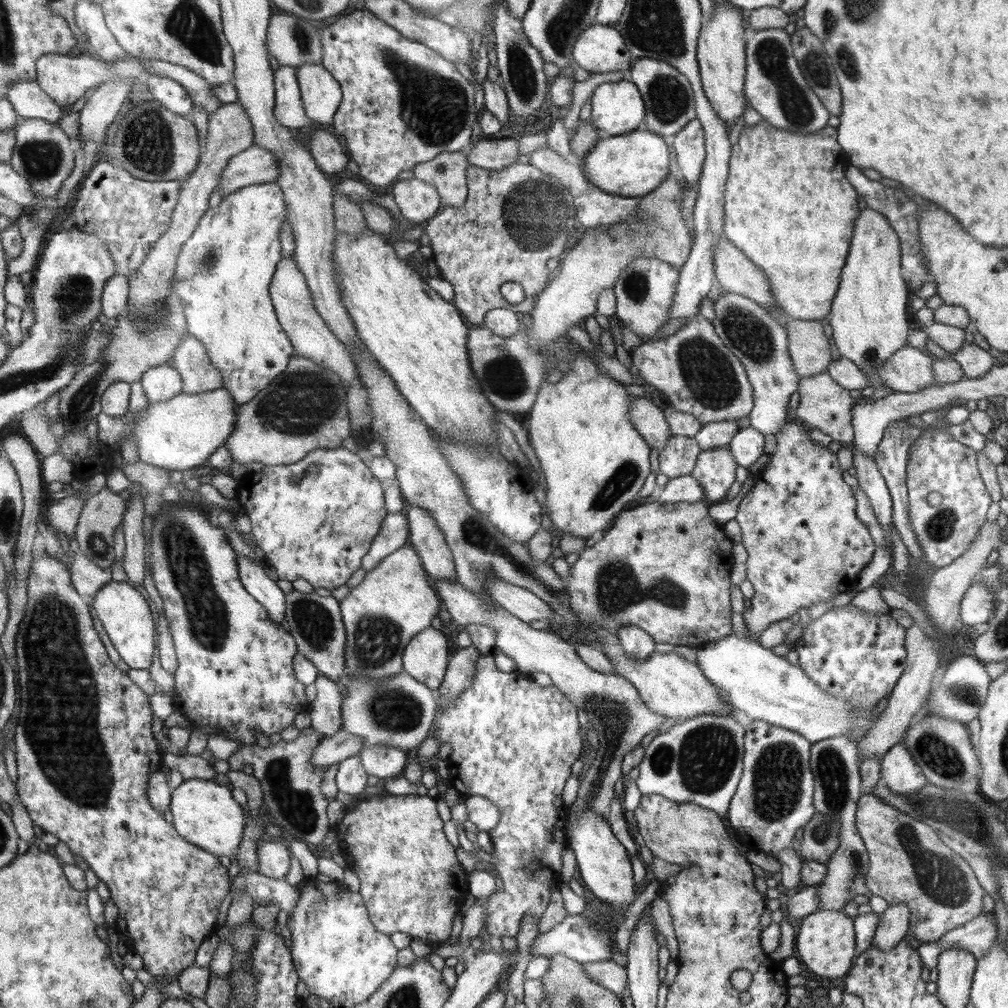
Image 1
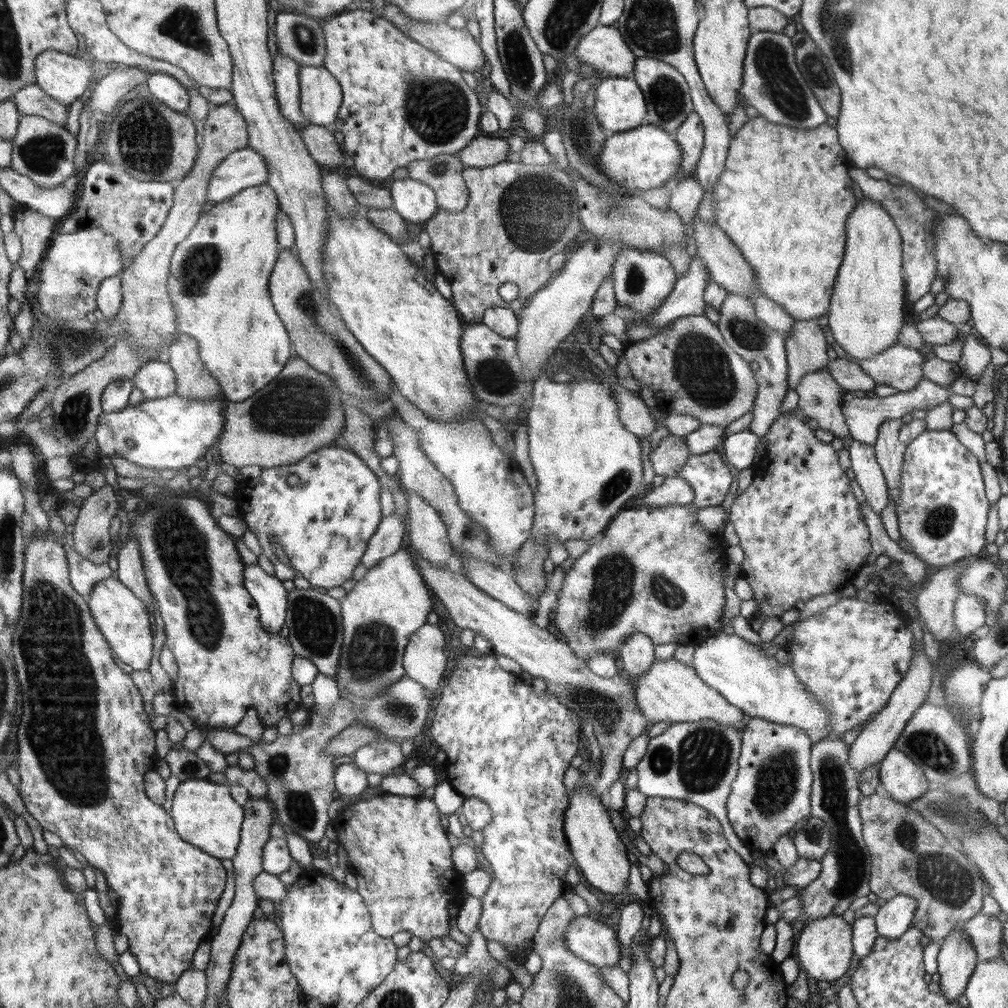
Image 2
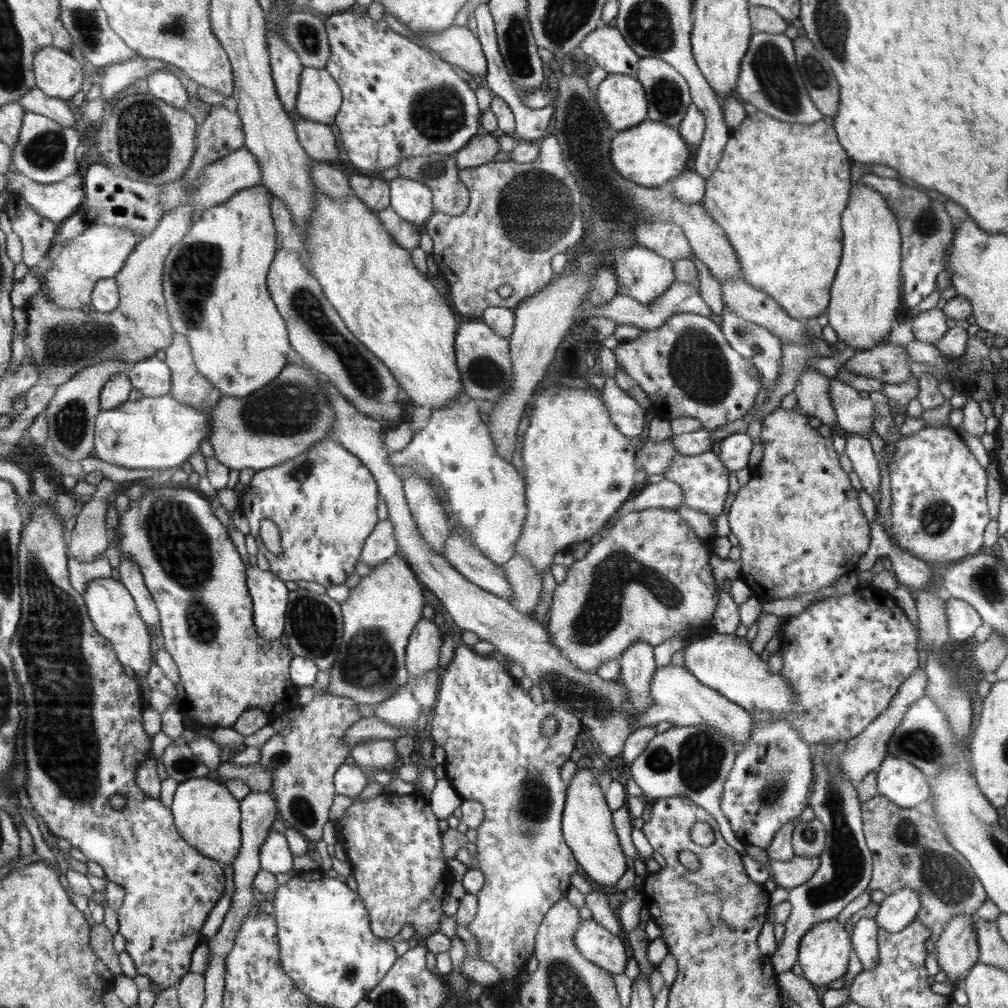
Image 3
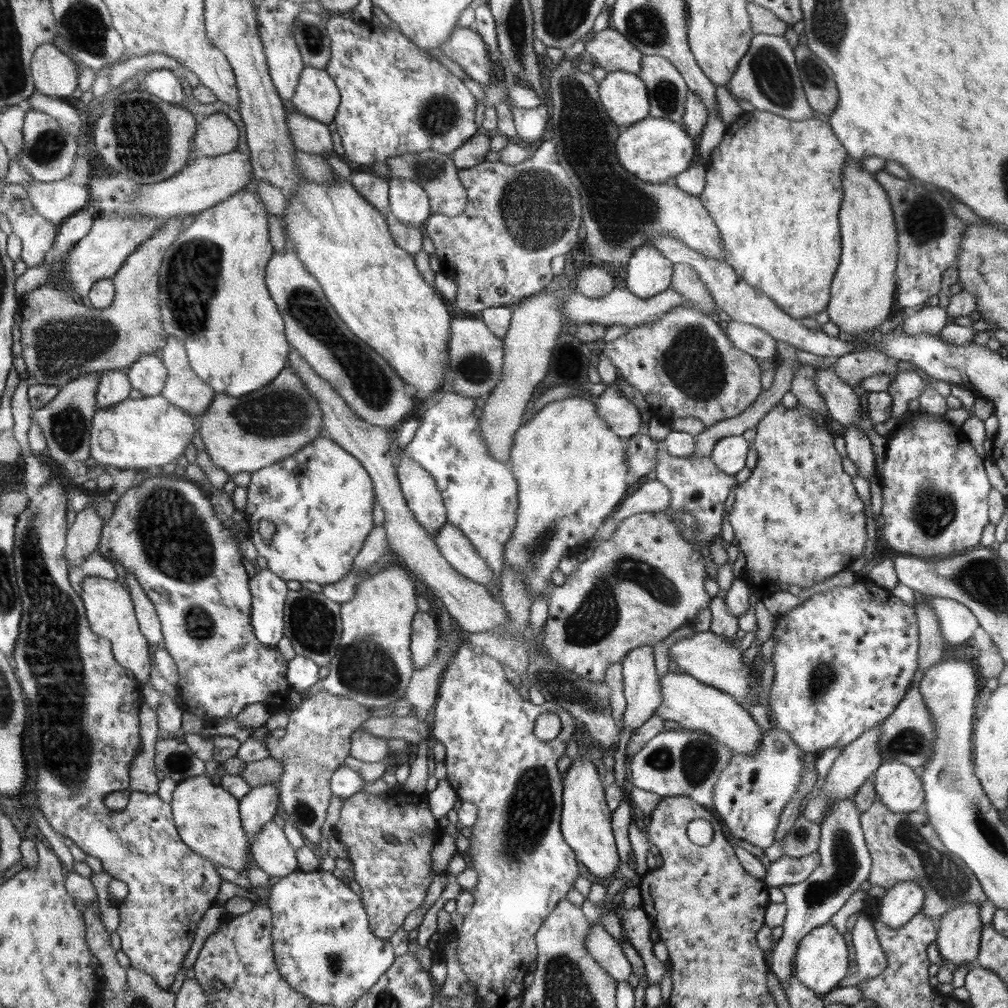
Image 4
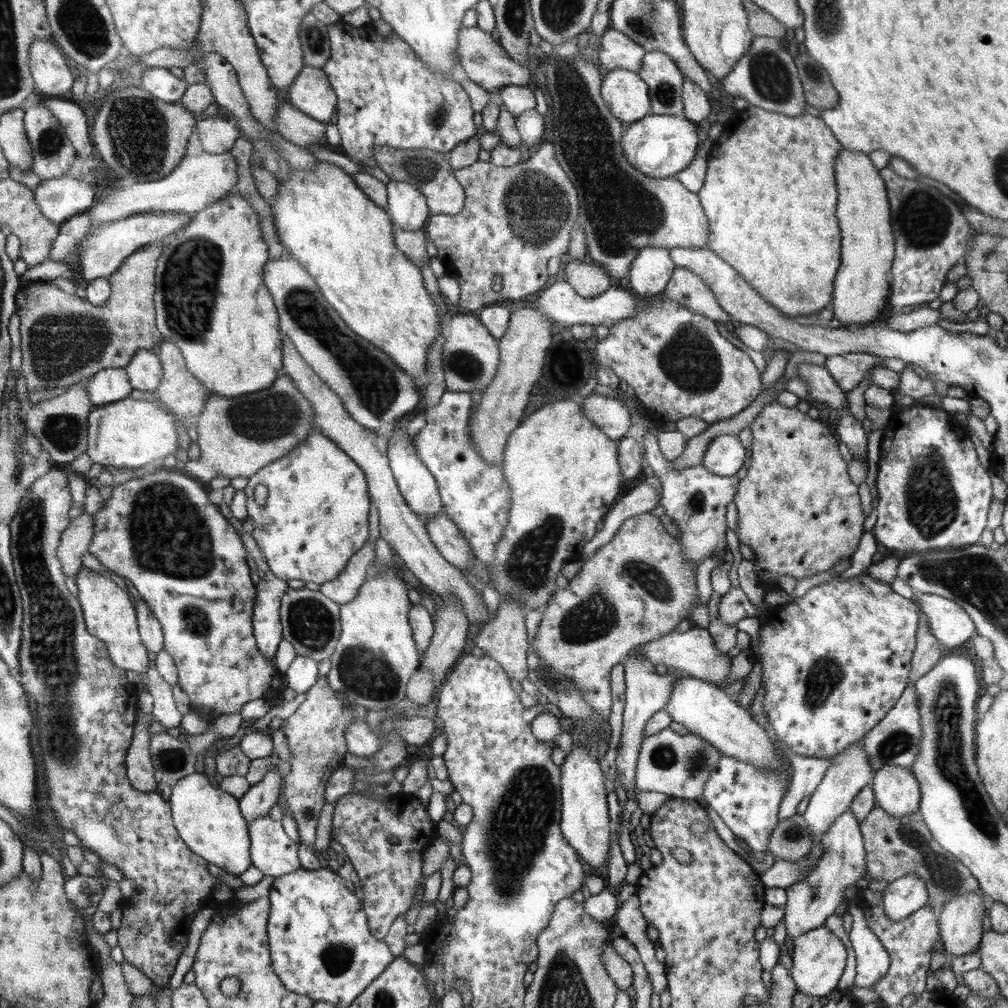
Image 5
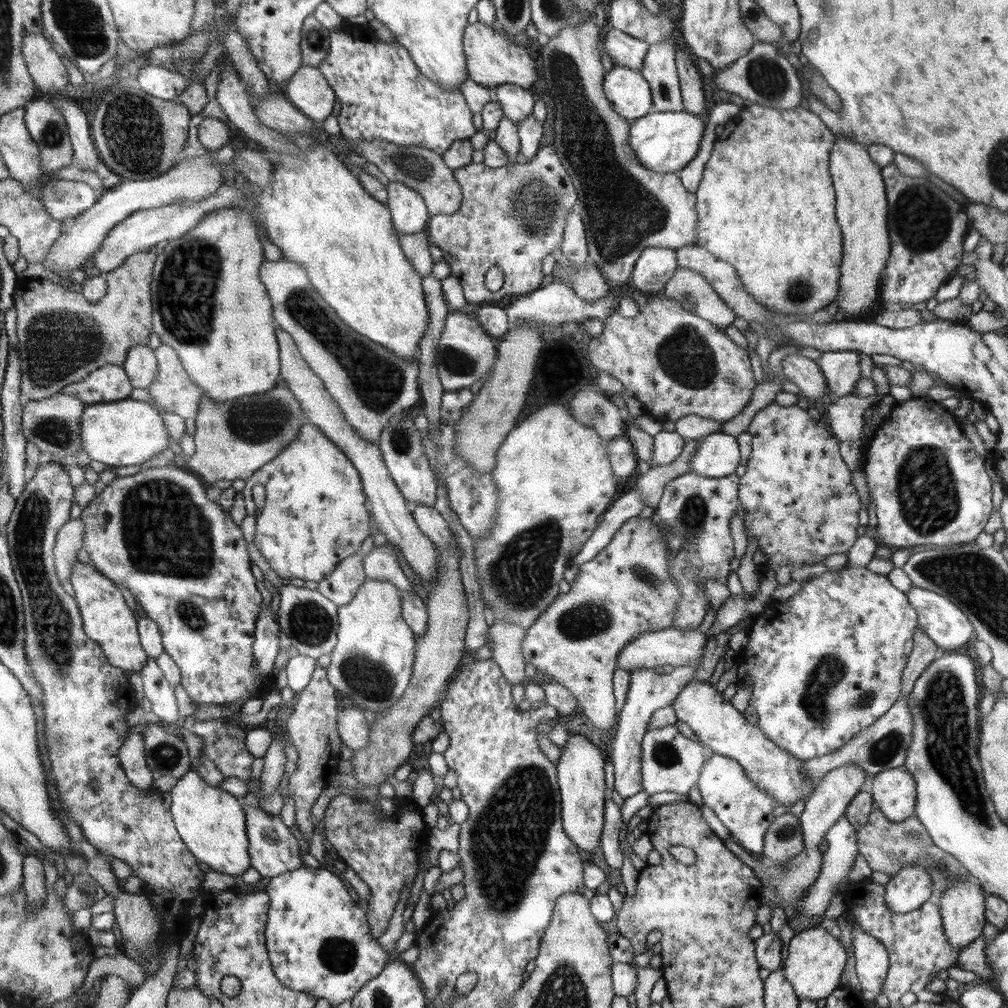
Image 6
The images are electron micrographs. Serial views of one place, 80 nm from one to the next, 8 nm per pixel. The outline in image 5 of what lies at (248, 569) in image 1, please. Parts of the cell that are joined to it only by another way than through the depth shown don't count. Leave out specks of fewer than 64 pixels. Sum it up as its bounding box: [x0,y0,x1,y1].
[253,571,288,660]

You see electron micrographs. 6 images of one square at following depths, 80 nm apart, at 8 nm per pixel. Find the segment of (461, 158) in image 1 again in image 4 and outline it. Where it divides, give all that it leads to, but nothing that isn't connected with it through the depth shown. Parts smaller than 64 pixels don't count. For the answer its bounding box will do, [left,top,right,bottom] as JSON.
[387,150,468,216]

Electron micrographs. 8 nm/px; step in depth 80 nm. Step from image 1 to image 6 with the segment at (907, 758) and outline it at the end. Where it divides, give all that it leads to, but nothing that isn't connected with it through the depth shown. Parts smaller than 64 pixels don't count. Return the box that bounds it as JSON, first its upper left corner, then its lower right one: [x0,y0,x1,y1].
[871,768,916,822]

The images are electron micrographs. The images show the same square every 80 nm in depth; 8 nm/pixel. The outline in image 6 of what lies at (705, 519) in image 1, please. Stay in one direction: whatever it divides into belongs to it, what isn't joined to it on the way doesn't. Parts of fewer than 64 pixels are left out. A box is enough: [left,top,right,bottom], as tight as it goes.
[522,517,681,737]

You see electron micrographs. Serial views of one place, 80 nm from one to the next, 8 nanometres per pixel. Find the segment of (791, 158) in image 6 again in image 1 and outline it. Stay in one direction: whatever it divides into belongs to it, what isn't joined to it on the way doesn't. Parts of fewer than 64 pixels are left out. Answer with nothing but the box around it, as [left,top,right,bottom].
[723,120,863,321]

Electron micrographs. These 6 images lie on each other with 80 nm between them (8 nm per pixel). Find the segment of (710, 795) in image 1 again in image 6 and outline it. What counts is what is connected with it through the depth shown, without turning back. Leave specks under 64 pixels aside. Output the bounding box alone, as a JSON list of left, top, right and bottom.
[641,725,709,796]

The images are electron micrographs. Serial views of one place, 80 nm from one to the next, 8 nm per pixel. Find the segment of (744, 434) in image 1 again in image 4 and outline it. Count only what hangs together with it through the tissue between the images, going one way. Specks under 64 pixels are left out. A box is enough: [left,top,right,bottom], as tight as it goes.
[709,436,750,476]

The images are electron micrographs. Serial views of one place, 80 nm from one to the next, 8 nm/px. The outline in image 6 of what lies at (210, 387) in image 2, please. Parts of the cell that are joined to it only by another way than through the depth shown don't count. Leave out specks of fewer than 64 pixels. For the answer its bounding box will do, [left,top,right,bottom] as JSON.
[148,344,205,420]

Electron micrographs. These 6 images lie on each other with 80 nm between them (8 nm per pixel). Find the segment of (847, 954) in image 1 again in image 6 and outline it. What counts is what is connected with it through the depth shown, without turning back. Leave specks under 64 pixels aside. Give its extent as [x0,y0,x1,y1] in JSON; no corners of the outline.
[781,926,847,1002]

